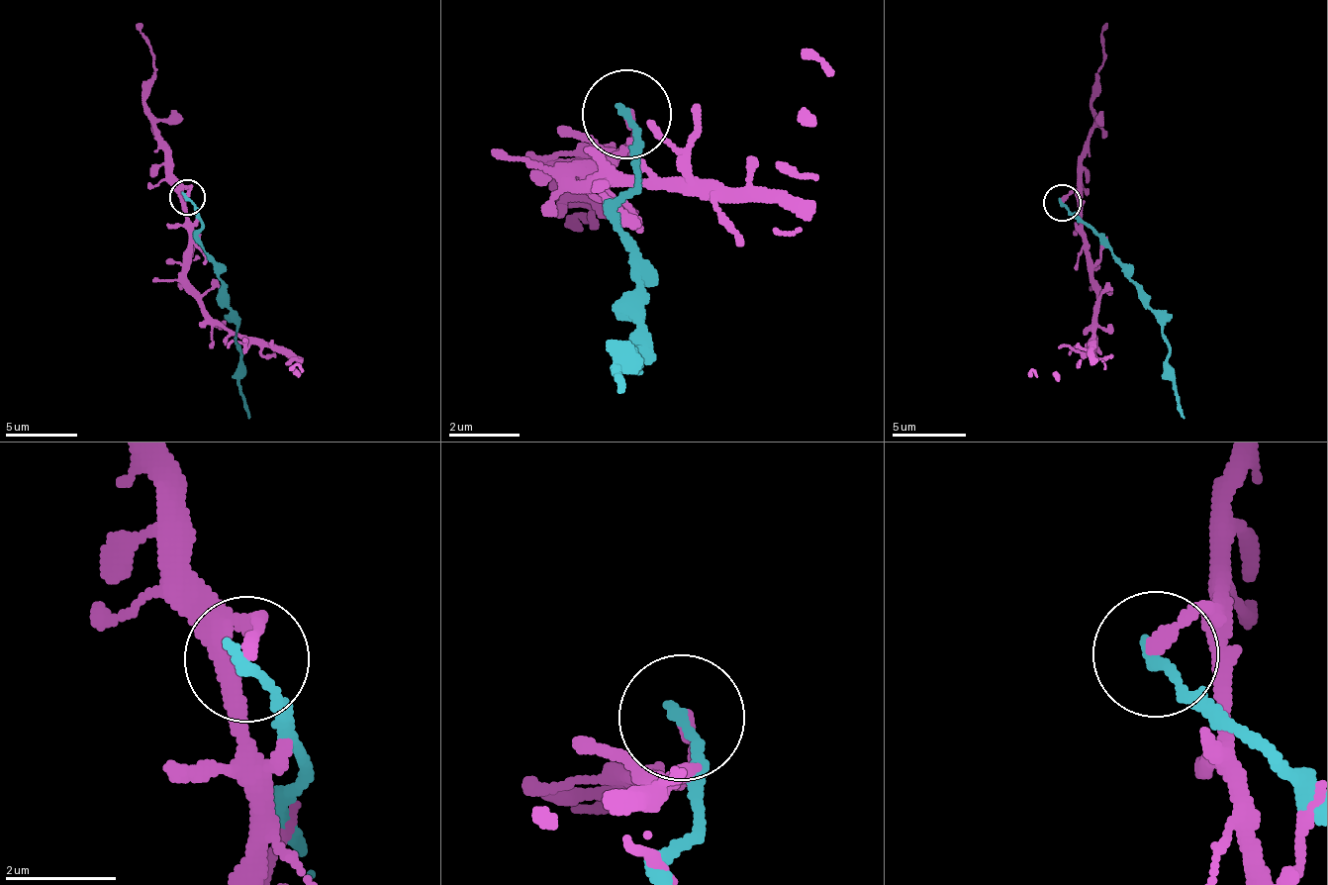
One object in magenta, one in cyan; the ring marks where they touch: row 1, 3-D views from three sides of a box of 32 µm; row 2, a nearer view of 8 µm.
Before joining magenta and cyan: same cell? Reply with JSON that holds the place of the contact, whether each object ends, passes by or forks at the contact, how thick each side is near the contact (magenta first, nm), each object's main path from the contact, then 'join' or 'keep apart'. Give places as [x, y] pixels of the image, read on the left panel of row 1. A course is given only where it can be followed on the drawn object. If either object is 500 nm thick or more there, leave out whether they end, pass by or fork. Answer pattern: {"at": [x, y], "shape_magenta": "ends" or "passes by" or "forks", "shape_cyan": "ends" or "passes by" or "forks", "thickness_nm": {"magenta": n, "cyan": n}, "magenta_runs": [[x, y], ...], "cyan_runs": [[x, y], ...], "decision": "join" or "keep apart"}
{"at": [187, 197], "shape_magenta": "ends", "shape_cyan": "ends", "thickness_nm": {"magenta": 240, "cyan": 200}, "magenta_runs": [[188, 196], [190, 189], [184, 193], [191, 295], [231, 331], [263, 338], [288, 355], [300, 374], [288, 369]], "cyan_runs": [[188, 196], [200, 239], [219, 279], [222, 305], [236, 321], [240, 346], [237, 390], [247, 419]], "decision": "keep apart"}

